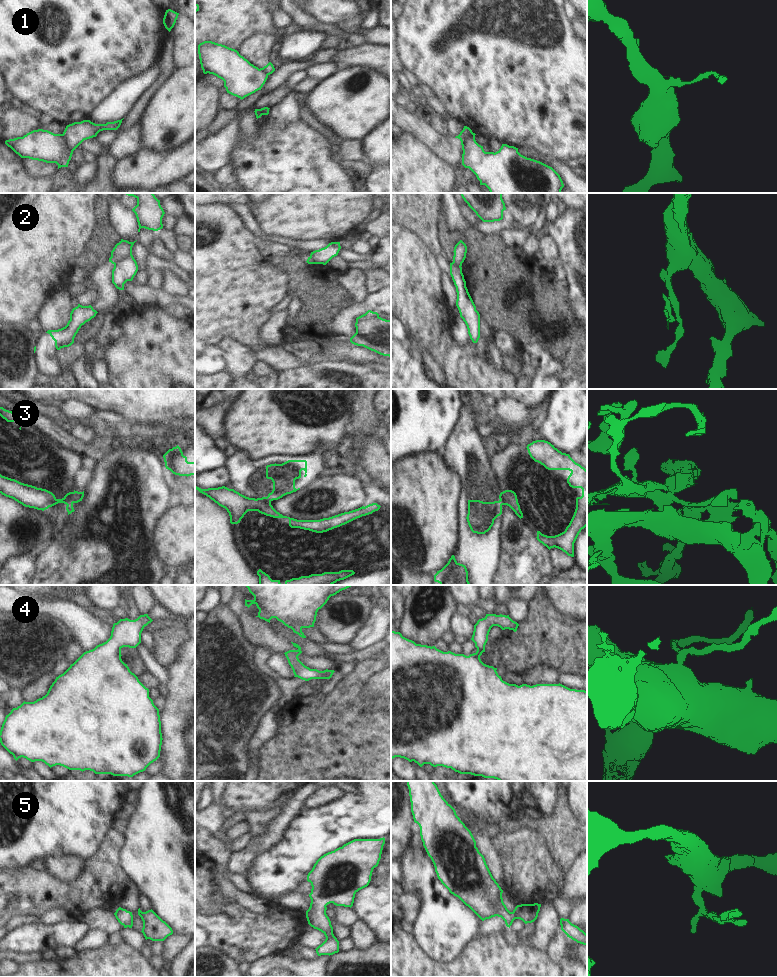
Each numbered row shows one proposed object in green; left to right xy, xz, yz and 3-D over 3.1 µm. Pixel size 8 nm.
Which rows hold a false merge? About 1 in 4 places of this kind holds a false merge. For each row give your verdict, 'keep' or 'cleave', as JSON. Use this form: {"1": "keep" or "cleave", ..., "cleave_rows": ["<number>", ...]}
{"1": "cleave", "2": "cleave", "3": "cleave", "4": "keep", "5": "keep", "cleave_rows": ["1", "2", "3"]}

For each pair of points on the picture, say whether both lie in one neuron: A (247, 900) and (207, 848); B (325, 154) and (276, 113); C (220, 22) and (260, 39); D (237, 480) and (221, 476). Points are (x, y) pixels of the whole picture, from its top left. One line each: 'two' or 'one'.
A: one
B: two
C: two
D: two

